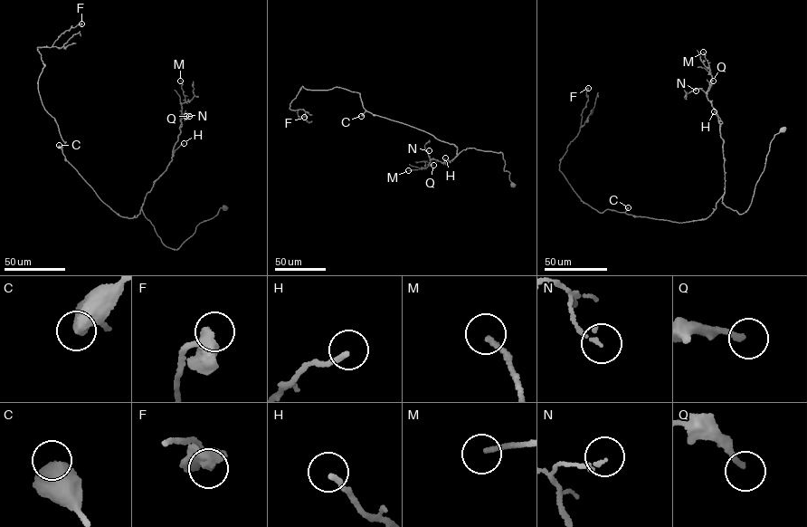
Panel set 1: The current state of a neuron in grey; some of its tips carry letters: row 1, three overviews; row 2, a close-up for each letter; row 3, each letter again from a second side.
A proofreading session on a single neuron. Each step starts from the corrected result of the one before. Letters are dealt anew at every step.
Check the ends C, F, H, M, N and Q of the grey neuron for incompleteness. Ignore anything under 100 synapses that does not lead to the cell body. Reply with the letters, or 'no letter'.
no letter

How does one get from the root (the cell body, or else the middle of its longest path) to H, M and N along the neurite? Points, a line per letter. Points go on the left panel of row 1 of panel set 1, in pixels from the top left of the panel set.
H: (225, 207), (198, 225), (176, 249), (164, 244), (145, 216), (142, 206), (147, 193), (184, 143)
M: (225, 207), (176, 249), (164, 244), (143, 215), (147, 193), (172, 160), (180, 132), (185, 100), (180, 81)
N: (225, 207), (198, 225), (176, 249), (164, 244), (143, 215), (145, 197), (172, 160), (180, 121), (185, 116)

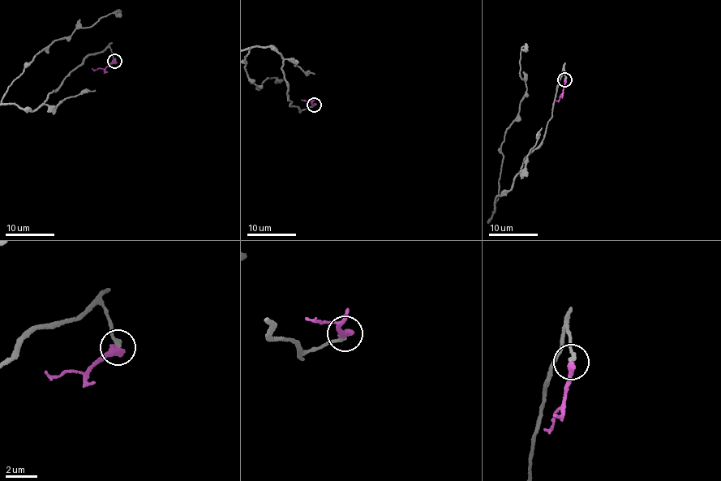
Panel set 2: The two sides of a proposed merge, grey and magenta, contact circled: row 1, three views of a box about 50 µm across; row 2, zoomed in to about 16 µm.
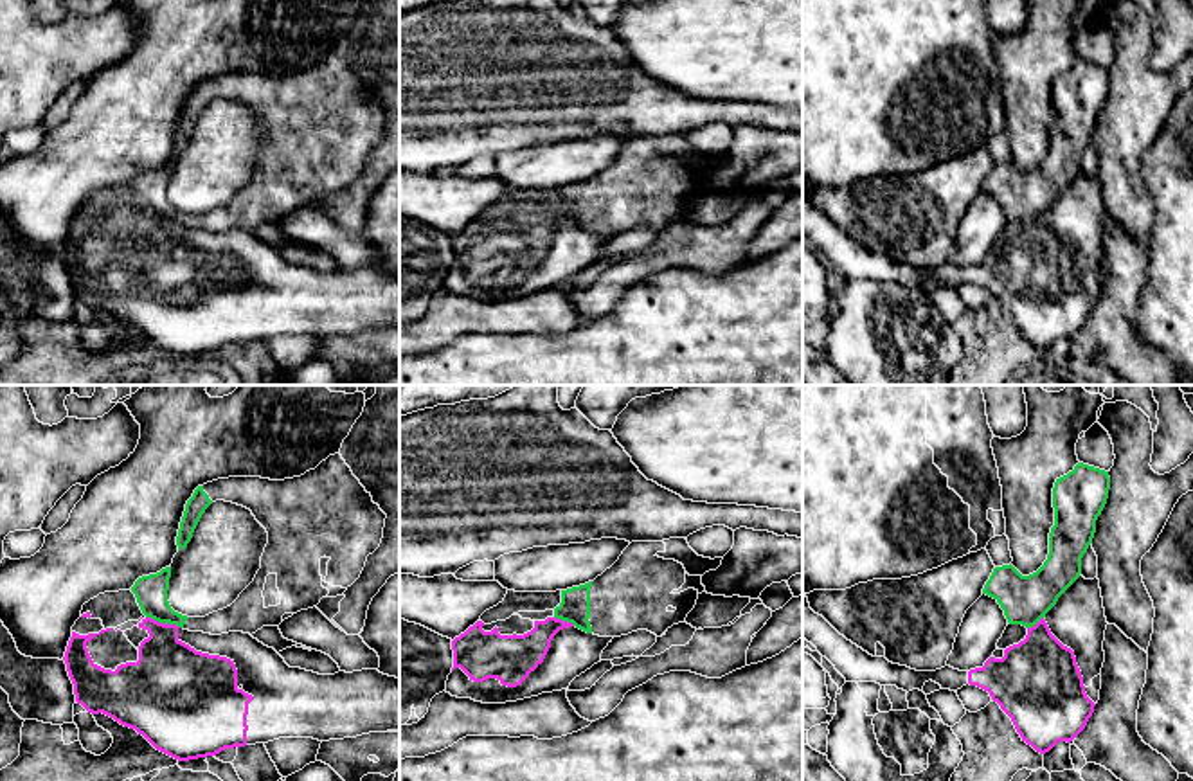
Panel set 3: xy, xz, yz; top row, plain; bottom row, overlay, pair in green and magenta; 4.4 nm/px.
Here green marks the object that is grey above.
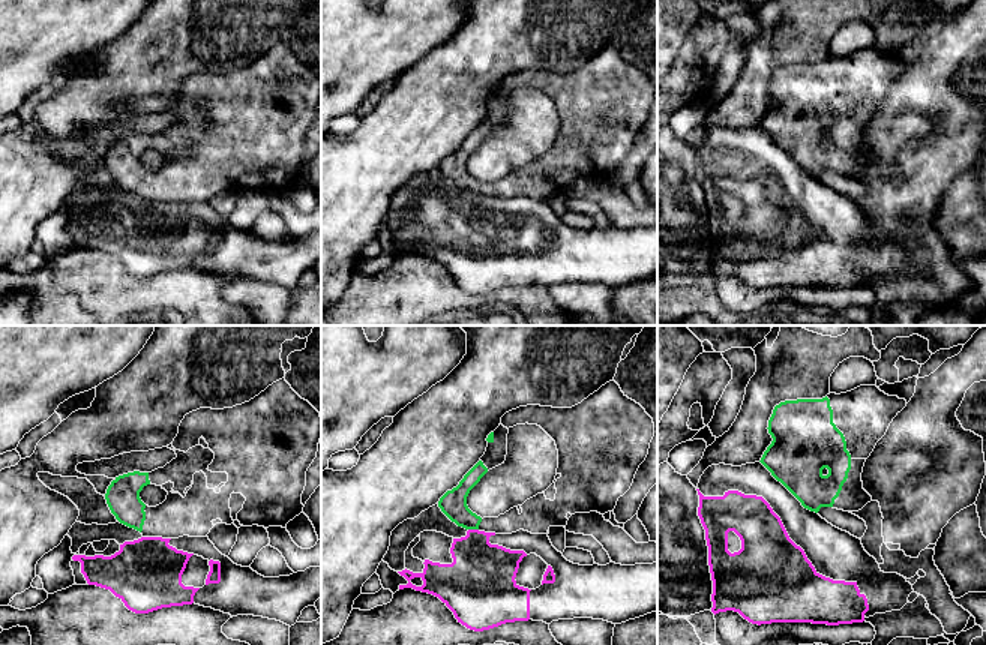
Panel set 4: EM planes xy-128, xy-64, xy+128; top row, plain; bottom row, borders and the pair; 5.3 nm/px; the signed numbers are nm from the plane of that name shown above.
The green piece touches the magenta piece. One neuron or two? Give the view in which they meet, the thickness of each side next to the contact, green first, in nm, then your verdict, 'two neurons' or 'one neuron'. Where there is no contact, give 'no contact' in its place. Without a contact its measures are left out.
contact in xy; calibres 140 and 340 nm; two neurons

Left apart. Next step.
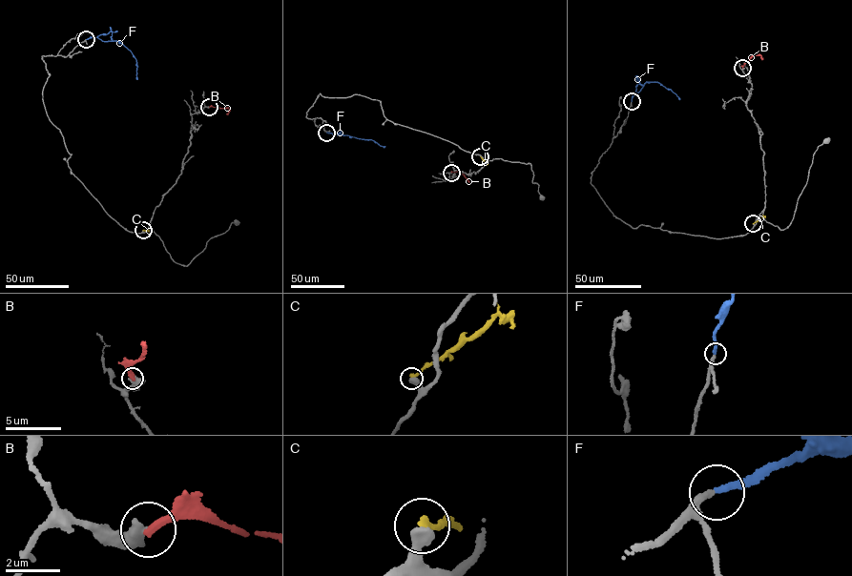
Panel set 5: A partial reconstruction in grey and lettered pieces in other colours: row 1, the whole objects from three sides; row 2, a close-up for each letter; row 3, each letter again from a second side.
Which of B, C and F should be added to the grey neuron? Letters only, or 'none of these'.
F

